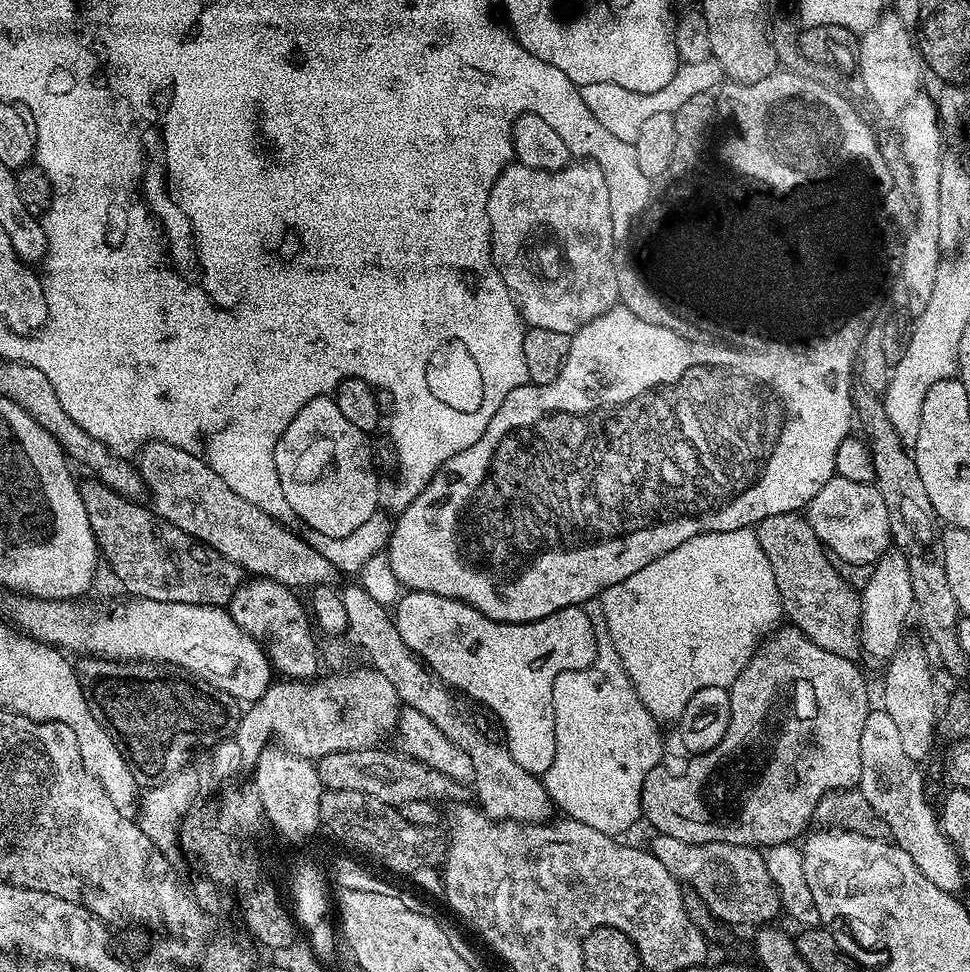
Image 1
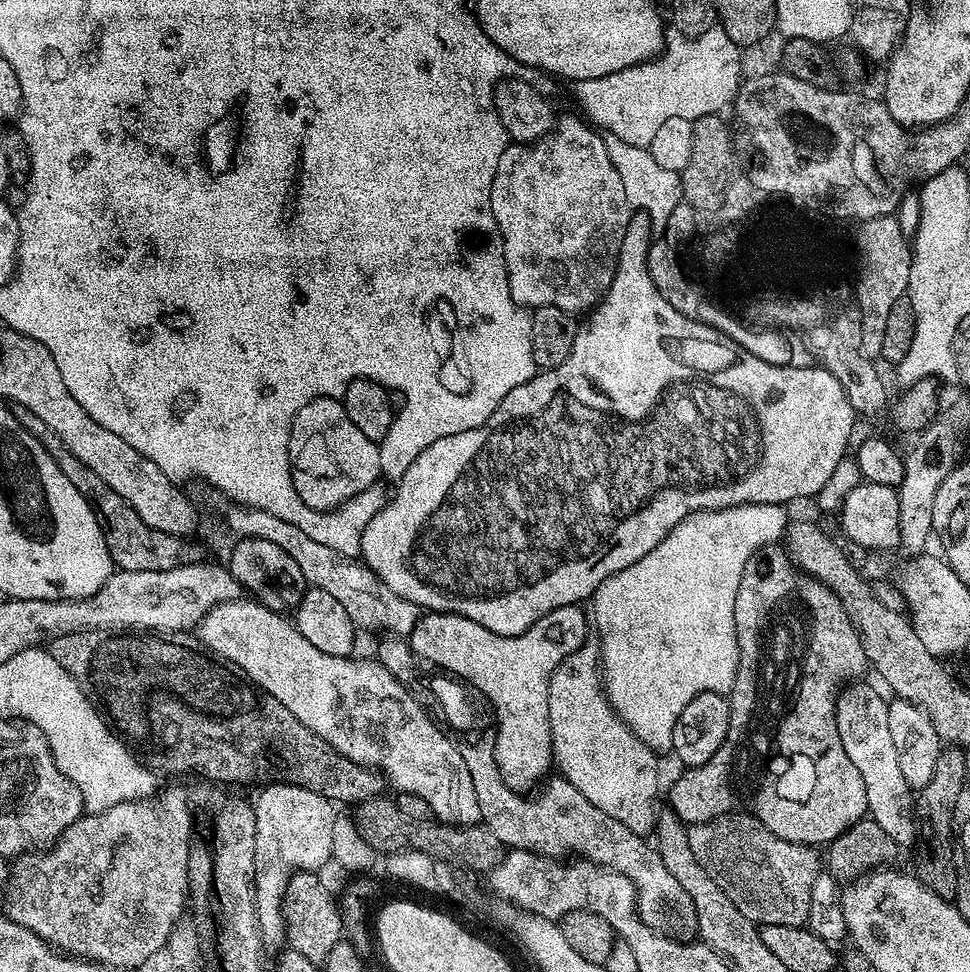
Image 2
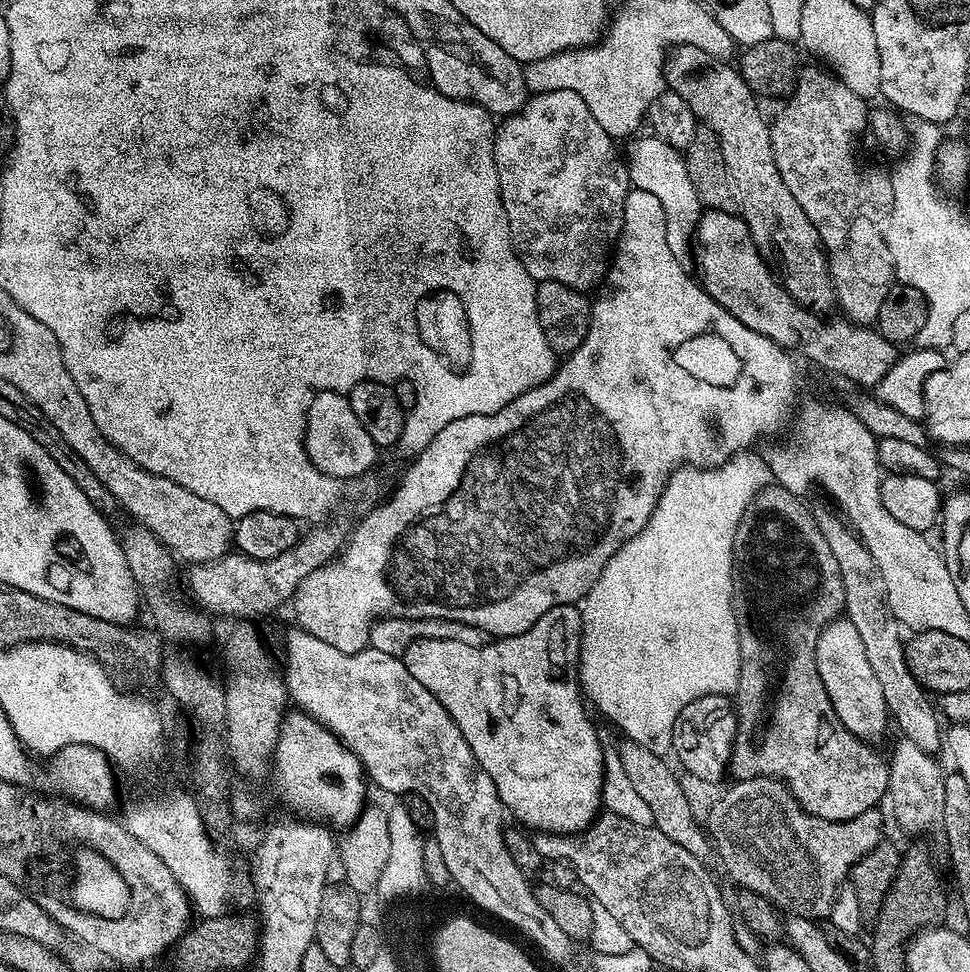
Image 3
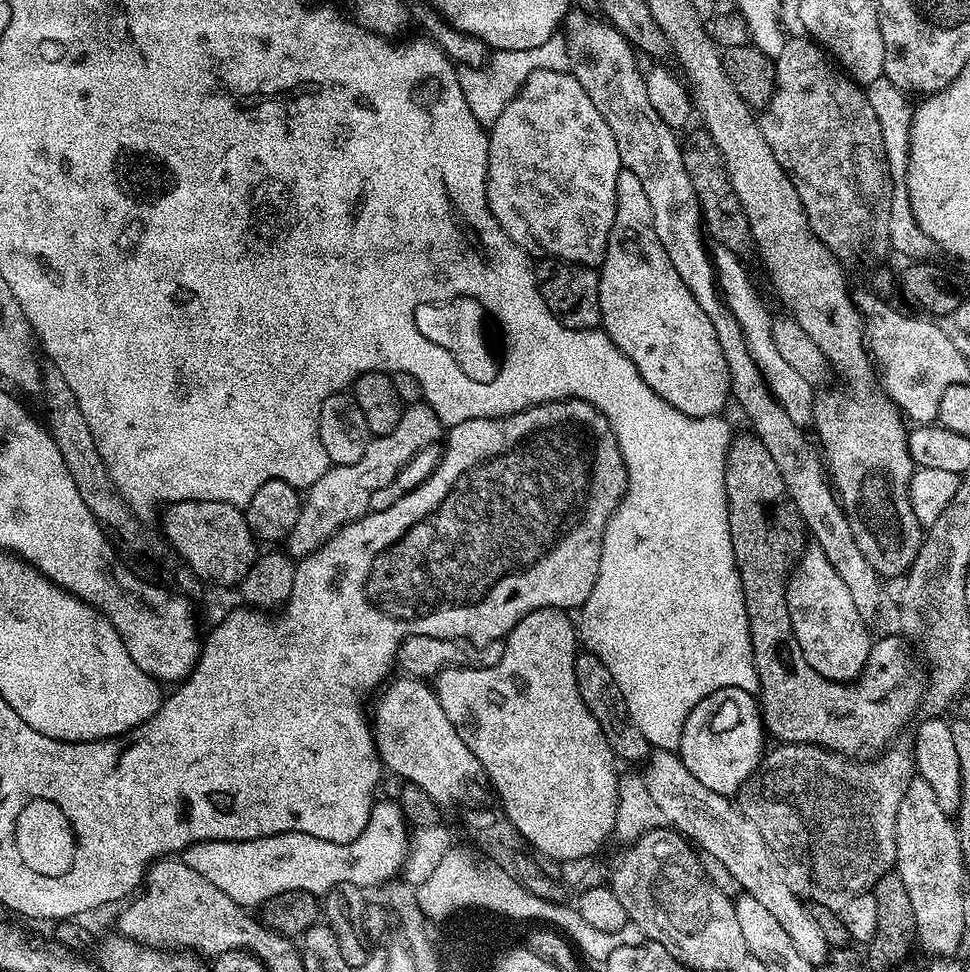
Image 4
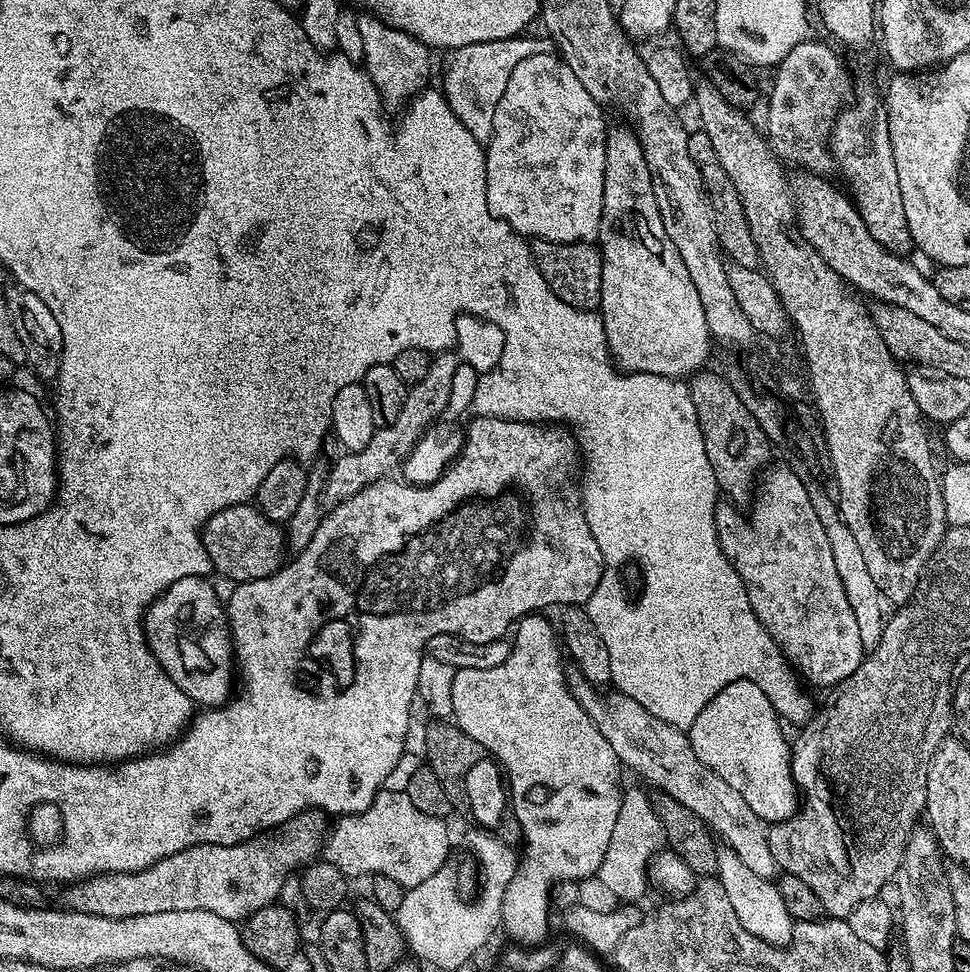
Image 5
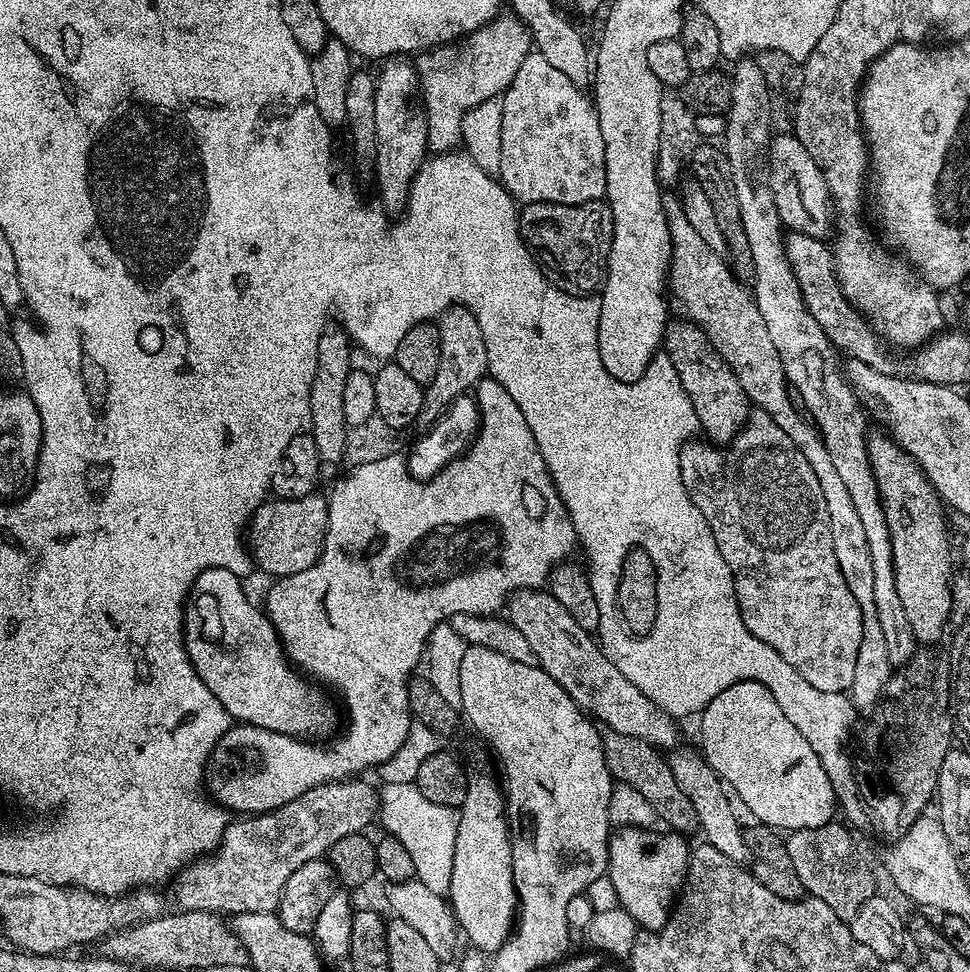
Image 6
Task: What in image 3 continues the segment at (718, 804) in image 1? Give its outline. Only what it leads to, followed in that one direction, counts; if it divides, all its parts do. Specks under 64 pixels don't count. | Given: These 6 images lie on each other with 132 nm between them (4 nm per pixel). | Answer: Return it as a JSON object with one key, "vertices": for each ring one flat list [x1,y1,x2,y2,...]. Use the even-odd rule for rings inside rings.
{"vertices":[[773,482,761,488,746,517,746,526,736,532,732,547,732,607,736,609,736,625,738,626,738,650,740,651,740,677,734,693,734,711,736,713,736,737,732,747,732,757,728,760,728,772,736,780,749,780,759,776,770,776,773,780,783,782,796,803,811,816,823,820,849,820,858,818,858,814,866,814,877,807,876,803,888,795,888,765,885,757,875,752,871,743,859,740,854,734,842,726,834,706,830,702,830,694,826,694,826,686,822,686,822,678,816,665,816,643,820,632,831,620,837,619,832,614,832,558,830,545,822,538,822,530,818,530,815,515,804,505,801,497,791,493]]}

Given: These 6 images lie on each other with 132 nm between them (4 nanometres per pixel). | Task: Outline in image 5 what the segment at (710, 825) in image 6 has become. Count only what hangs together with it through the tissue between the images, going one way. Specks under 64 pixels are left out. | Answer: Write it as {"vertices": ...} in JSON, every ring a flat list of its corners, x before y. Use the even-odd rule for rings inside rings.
{"vertices":[[727,846,717,847,718,866,714,873,719,880,722,890,726,890,726,898,730,898,730,906,734,906,734,914,738,914,738,920,750,934,754,934,767,944,787,946,792,943,792,930,794,921,790,910,786,910,786,902,782,902,782,894,779,887,772,880,762,878,750,870]]}

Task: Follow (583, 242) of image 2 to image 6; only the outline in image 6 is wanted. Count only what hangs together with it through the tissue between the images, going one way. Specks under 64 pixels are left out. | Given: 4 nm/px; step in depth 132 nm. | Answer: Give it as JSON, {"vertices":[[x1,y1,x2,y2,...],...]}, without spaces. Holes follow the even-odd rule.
{"vertices":[[533,50,522,66,518,66,514,82,510,82,510,86,502,93,502,101,502,166,498,179,513,200,521,205,534,202,585,204,604,196,606,154,602,130,598,126,596,105,581,85,570,82,562,70,550,66,541,52]]}

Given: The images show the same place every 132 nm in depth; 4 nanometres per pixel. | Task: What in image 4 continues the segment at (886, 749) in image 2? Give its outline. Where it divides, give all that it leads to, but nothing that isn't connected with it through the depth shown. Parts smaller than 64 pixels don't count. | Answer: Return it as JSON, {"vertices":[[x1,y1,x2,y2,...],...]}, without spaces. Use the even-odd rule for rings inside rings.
{"vertices":[[815,546,805,547,798,563,794,568,794,579,788,585,788,609,790,610,790,622,794,634,798,638,798,646,802,646,806,662,818,670,828,680,837,682,851,682,860,675,866,666,866,658,872,649,873,637,868,636,869,625,858,614,858,606,854,606,854,597,850,594,846,582,834,566,822,554,822,550]]}

